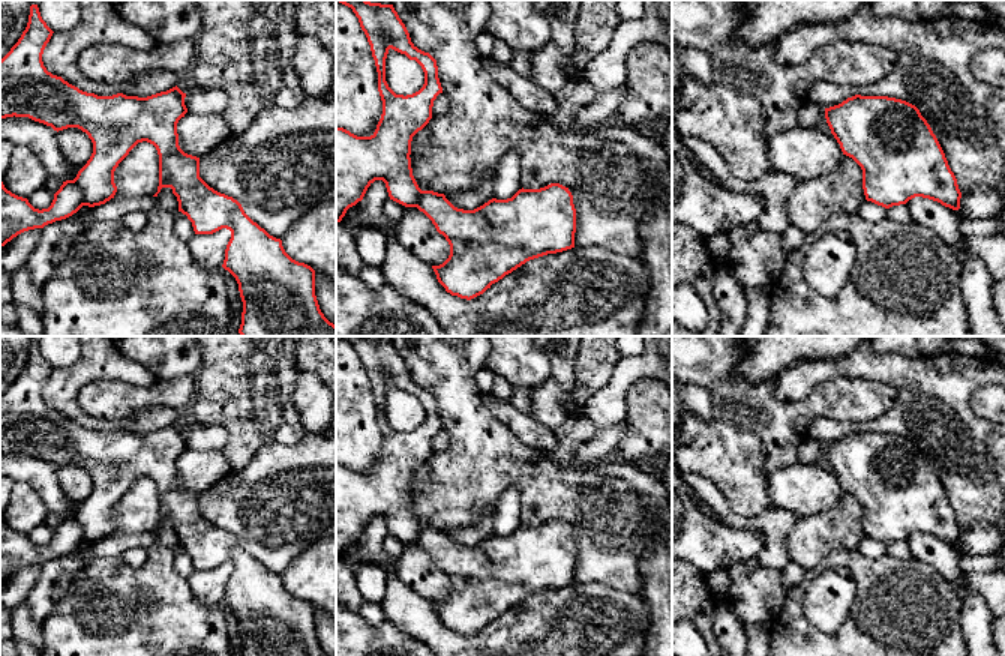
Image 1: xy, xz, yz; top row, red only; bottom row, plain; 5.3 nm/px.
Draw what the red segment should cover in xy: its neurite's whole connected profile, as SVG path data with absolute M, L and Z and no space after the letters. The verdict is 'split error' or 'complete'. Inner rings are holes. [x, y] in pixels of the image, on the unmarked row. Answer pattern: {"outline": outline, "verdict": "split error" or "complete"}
{"outline": "M32 341L26 366L0 396L0 455L28 453L57 468L78 464L92 476L93 489L74 516L63 518L48 545L34 545L27 534L8 527L0 515L0 584L24 567L72 552L82 542L94 543L114 534L116 504L138 479L147 477L159 491L159 522L153 533L158 533L162 524L171 524L178 537L178 548L192 558L195 570L213 570L222 564L231 567L222 603L238 620L243 638L242 656L327 656L315 632L315 606L292 596L285 588L282 576L254 558L237 536L210 524L200 513L200 494L180 485L177 459L188 449L186 429L177 422L147 434L123 429L98 432L82 428L44 402L42 390L52 369L42 356L38 341Z", "verdict": "complete"}

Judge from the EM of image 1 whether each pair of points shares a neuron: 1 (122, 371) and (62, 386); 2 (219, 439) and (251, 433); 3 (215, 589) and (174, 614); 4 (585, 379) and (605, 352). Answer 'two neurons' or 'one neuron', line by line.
1: one neuron
2: two neurons
3: two neurons
4: one neuron

